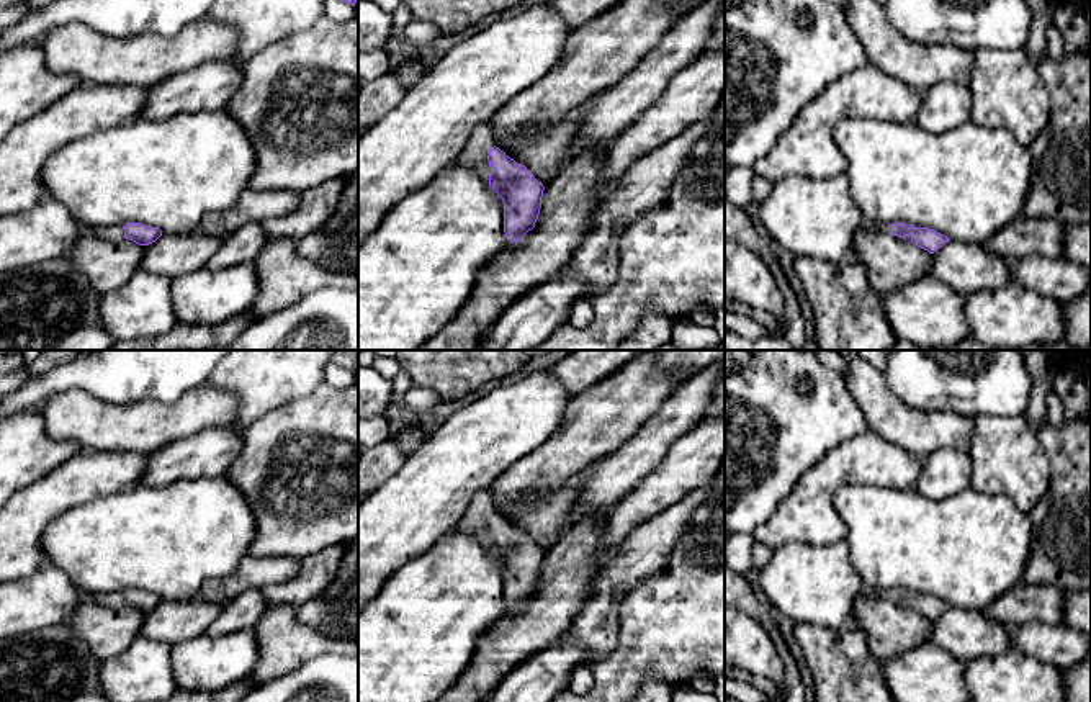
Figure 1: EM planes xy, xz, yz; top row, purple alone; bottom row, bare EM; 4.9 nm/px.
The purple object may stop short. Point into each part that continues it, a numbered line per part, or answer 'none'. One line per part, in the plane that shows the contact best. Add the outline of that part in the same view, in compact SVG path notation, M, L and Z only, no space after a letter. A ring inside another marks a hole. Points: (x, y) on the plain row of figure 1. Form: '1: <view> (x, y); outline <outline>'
1: xz (475, 521); outline M478 491L471 499L466 512L456 525L456 530L463 530L466 533L473 533L479 537L483 542L491 542L489 533L489 517L494 514L494 504L491 494L487 491Z

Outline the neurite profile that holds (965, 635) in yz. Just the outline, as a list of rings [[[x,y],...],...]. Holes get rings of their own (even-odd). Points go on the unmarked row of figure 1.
[[[949,607],[934,619],[931,641],[960,661],[1012,651],[1009,628],[986,614],[962,607]]]

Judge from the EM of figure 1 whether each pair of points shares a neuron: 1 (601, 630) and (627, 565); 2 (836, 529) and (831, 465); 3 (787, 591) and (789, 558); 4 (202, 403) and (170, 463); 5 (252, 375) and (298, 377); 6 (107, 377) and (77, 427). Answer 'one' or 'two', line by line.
1: one
2: one
3: one
4: two
5: one
6: two

